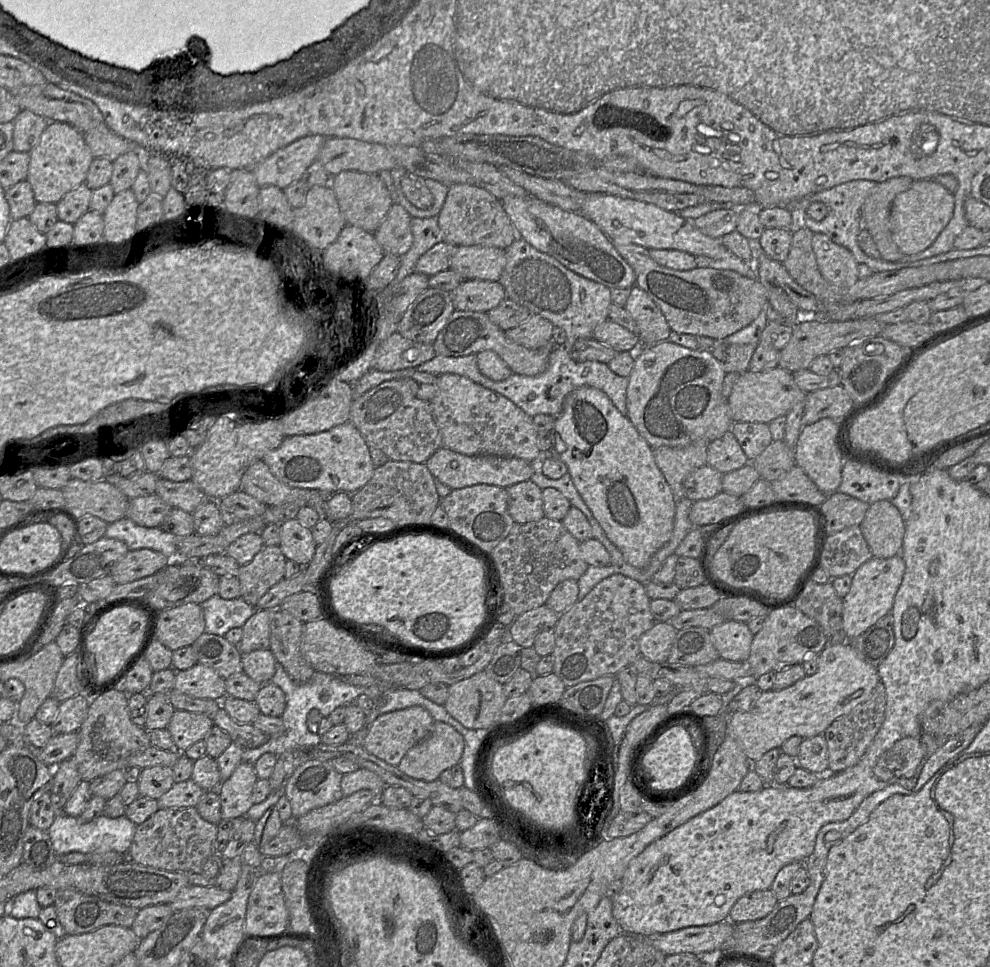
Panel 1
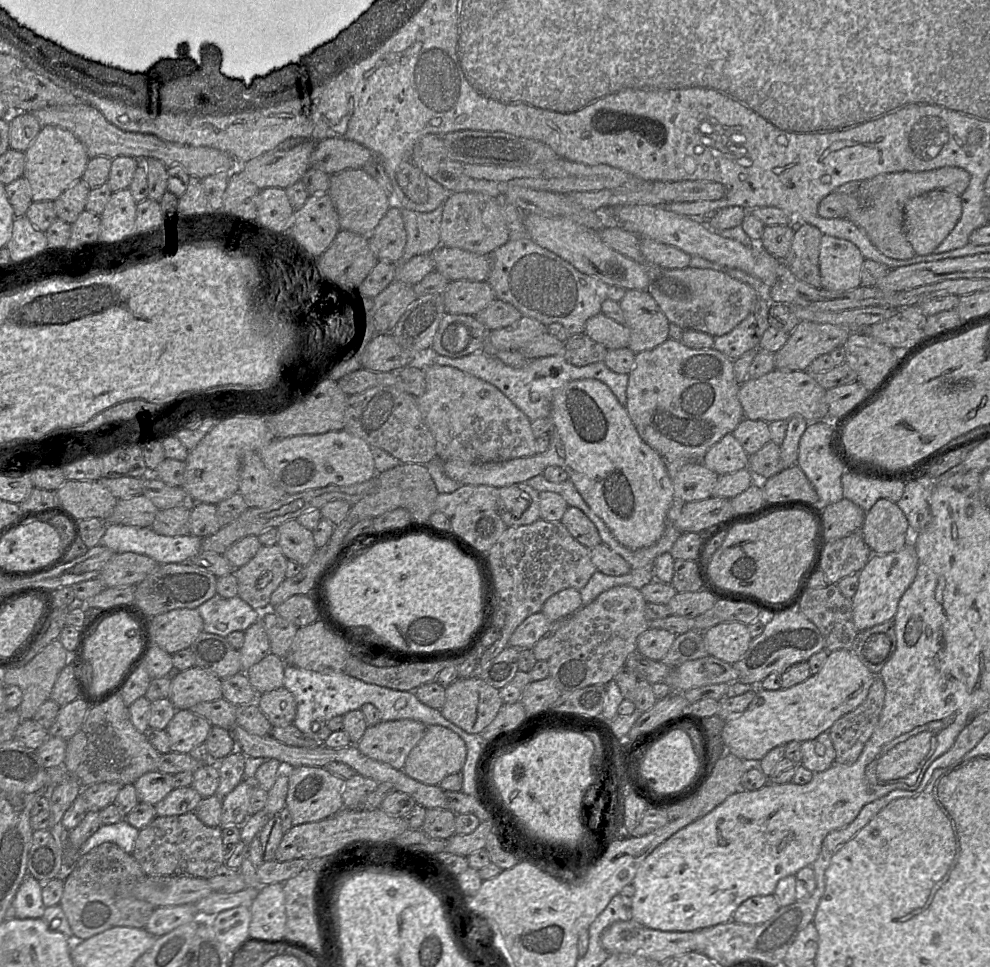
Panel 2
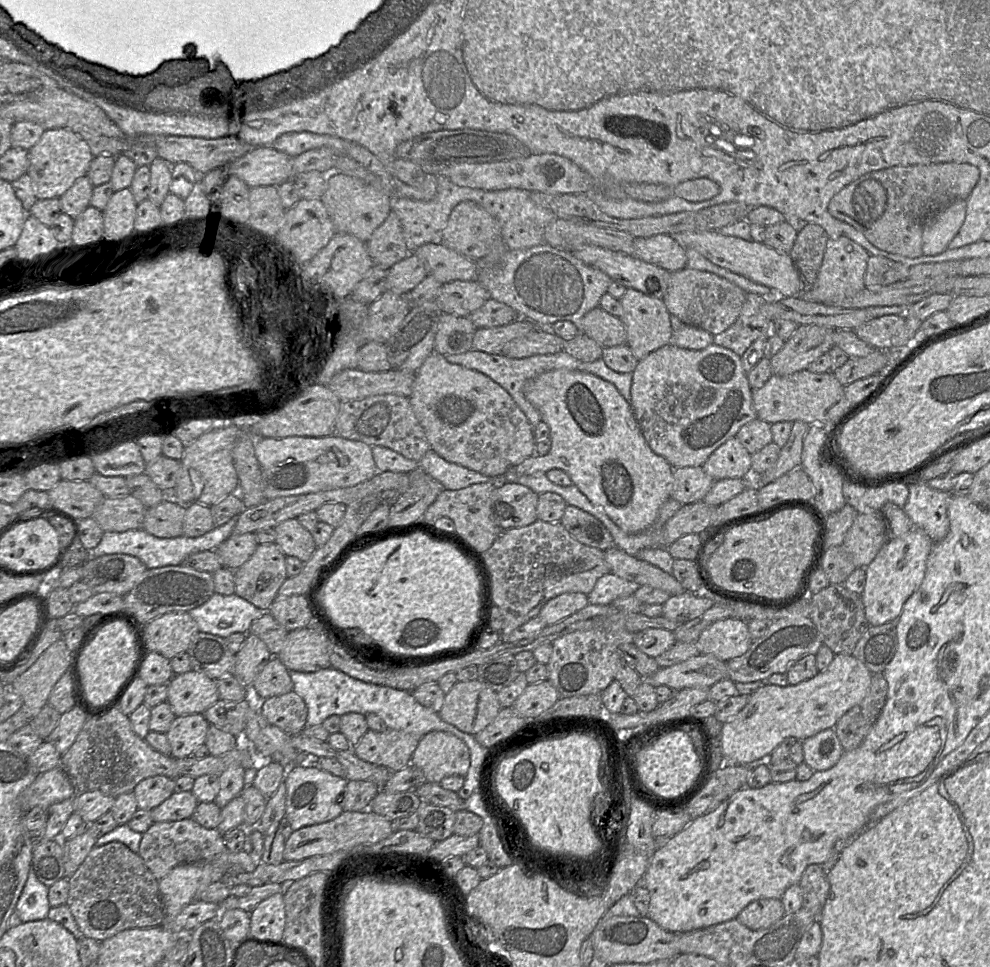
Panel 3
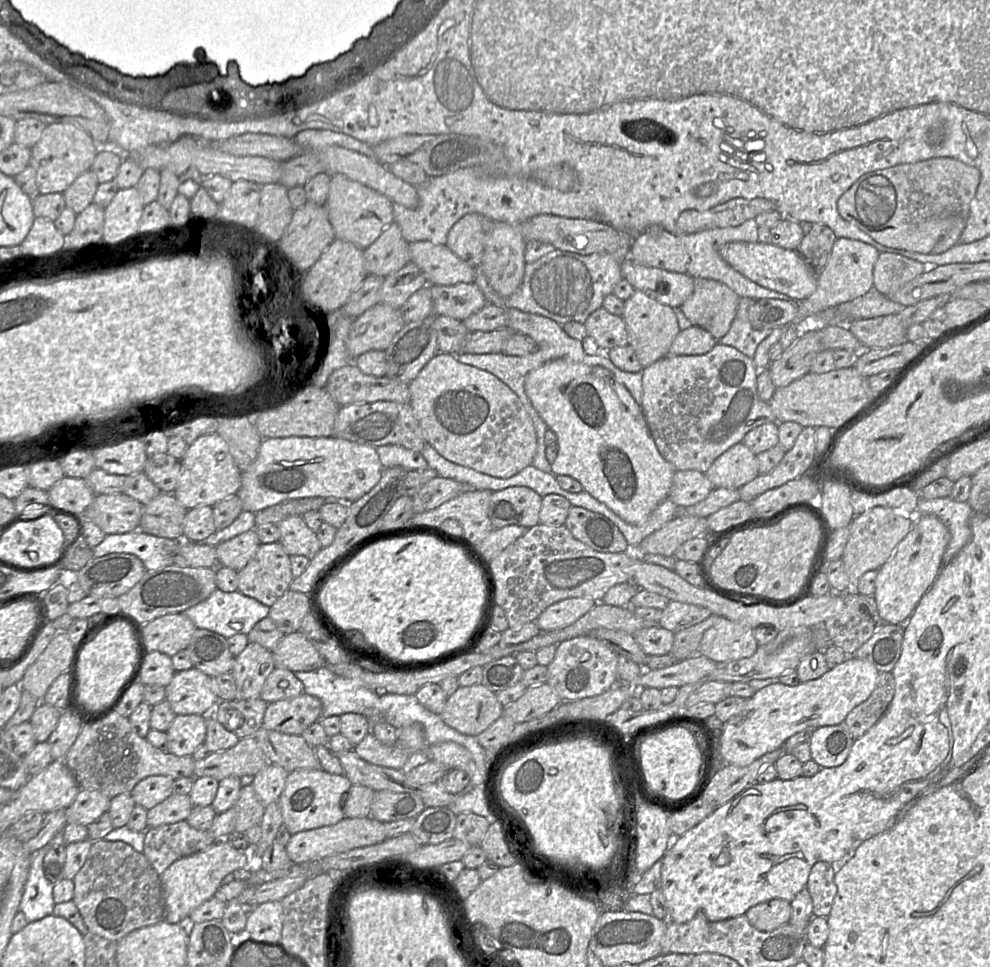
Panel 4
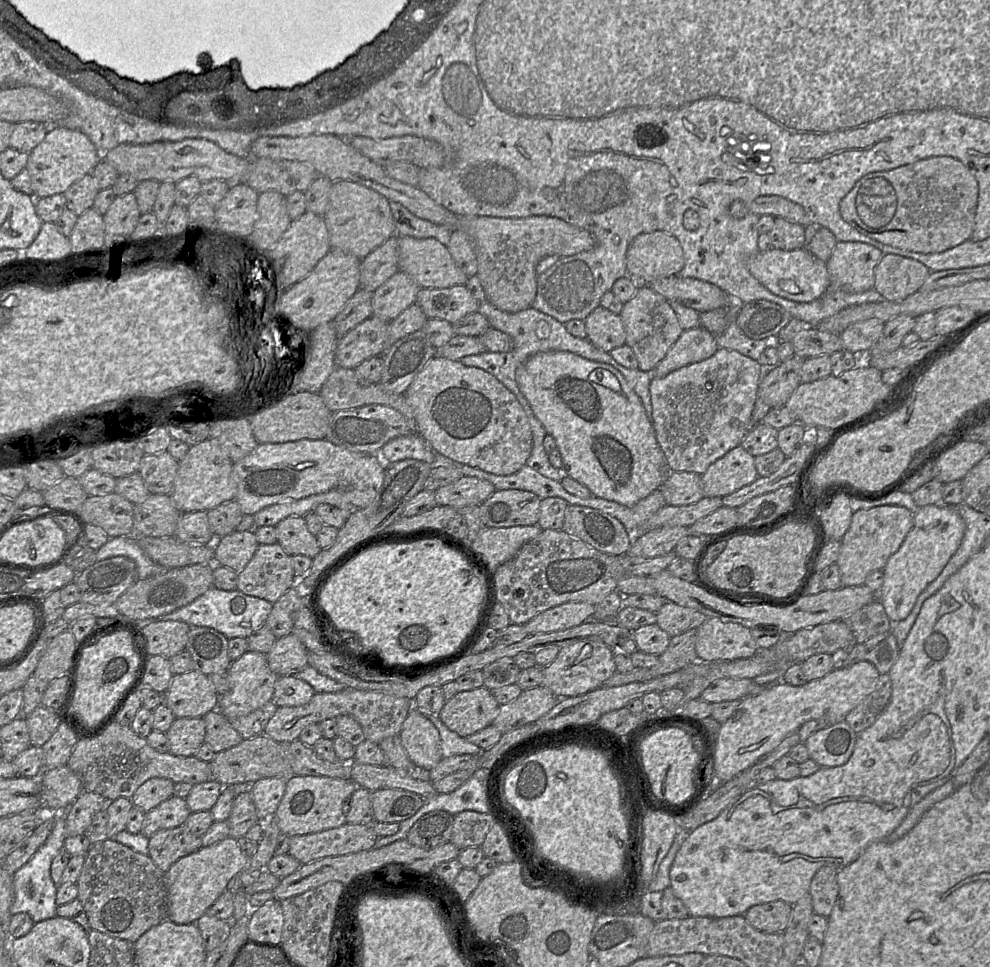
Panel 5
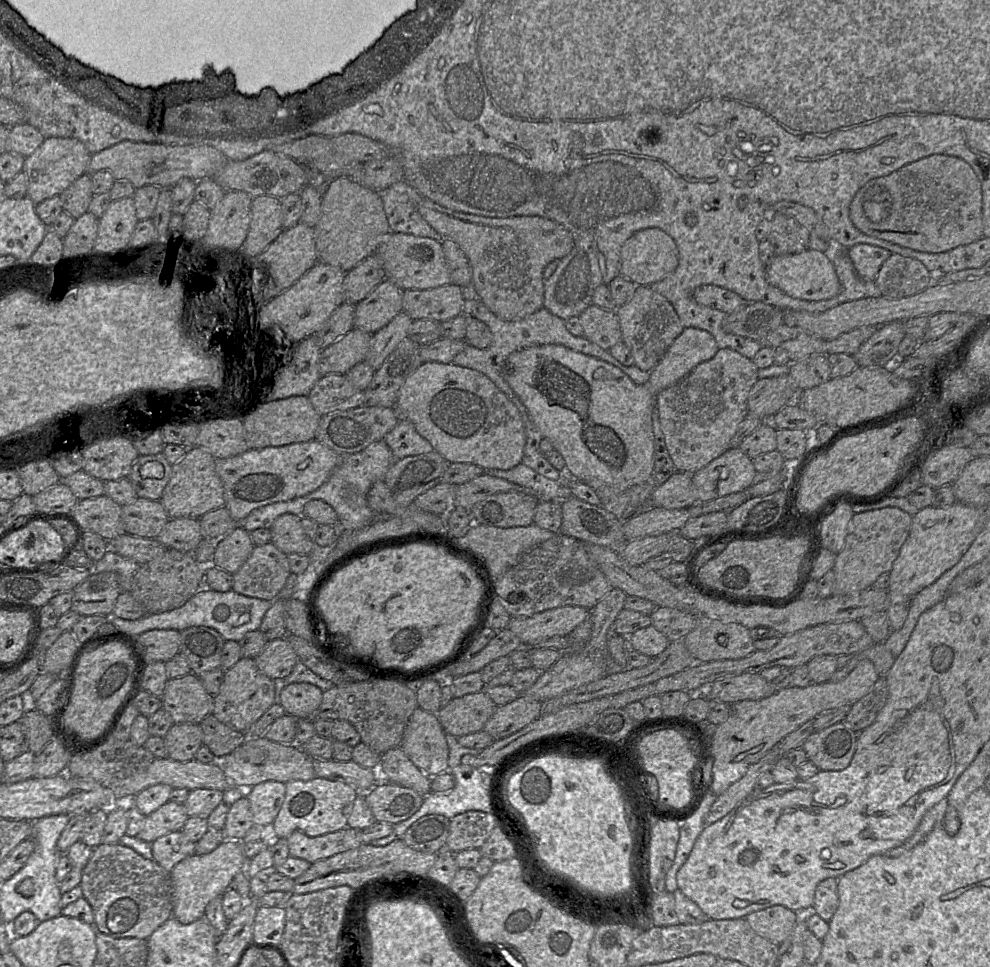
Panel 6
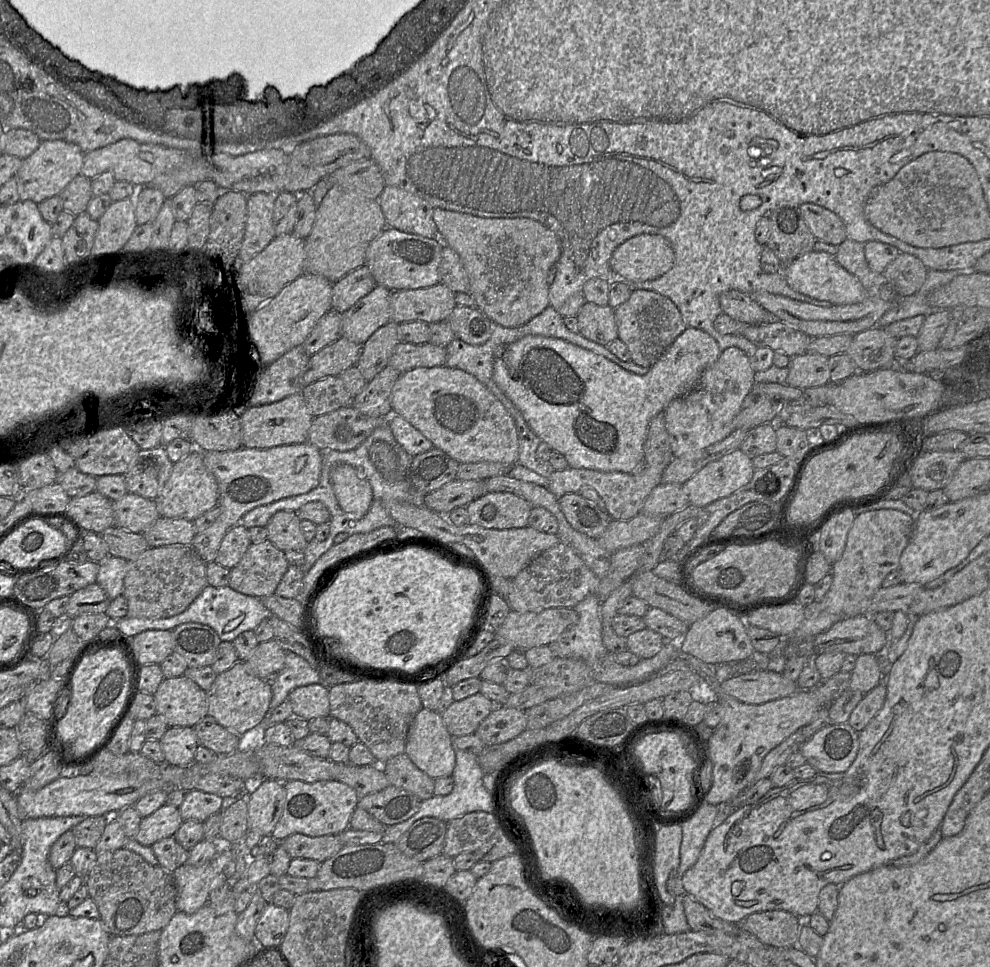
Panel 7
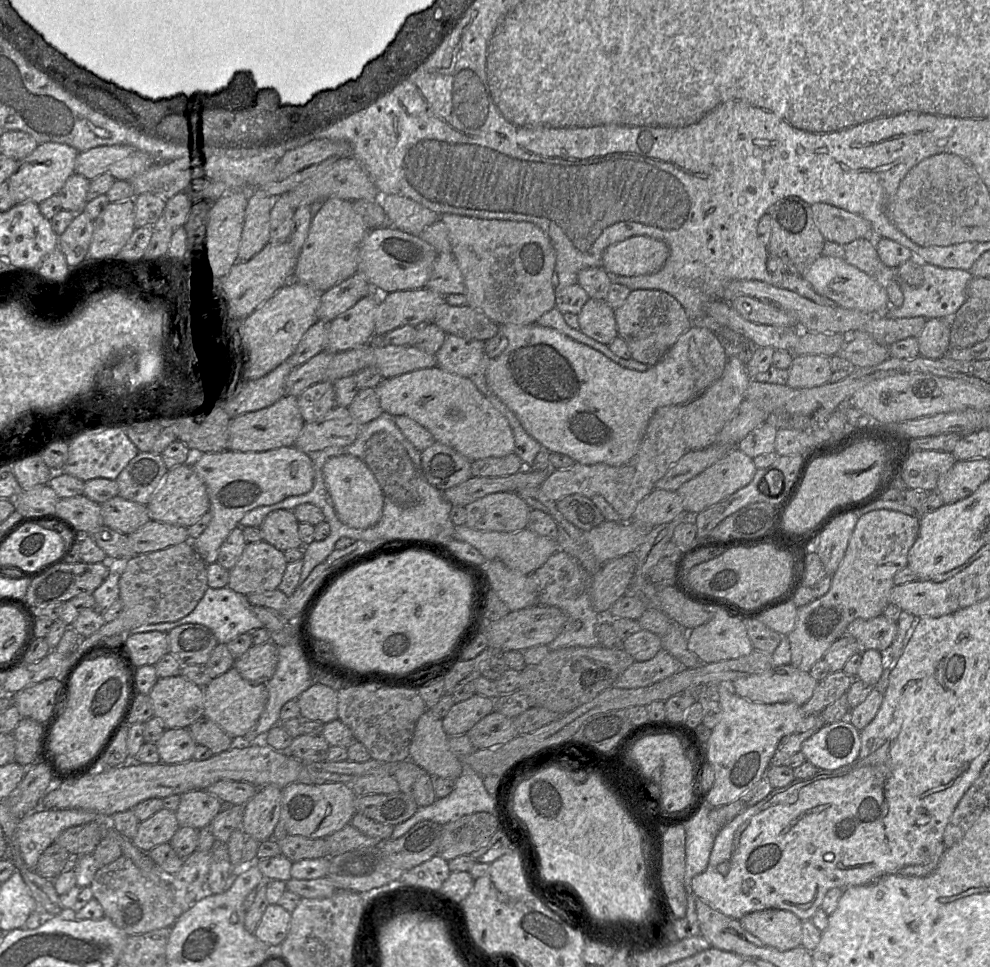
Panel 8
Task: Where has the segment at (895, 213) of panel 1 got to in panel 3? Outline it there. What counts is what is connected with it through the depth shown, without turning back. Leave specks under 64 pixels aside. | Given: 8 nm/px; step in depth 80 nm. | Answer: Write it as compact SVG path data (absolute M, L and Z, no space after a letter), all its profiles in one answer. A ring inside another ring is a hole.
M965 200L954 201L930 215L923 226L923 255L935 256L946 251L962 227L965 216Z

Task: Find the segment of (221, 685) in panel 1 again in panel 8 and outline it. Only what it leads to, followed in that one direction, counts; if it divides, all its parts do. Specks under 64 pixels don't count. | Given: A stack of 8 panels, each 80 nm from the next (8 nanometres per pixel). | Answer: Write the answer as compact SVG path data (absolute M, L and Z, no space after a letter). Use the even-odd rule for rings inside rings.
M182 675L159 678L149 697L152 700L154 716L162 721L166 729L189 728L204 716L204 688Z

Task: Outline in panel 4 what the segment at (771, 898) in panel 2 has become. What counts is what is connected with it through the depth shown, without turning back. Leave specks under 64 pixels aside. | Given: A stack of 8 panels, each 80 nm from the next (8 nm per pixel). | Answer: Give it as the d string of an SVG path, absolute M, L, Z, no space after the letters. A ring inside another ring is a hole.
M771 899L752 906L744 915L757 930L770 932L789 922L792 912L790 902Z

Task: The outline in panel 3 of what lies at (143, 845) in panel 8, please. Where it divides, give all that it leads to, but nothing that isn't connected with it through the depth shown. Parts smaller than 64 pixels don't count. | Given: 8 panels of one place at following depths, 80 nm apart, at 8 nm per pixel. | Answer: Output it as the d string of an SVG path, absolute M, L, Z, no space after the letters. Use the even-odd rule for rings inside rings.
M192 791L174 792L151 810L153 822L179 821L191 818L197 804L198 800Z

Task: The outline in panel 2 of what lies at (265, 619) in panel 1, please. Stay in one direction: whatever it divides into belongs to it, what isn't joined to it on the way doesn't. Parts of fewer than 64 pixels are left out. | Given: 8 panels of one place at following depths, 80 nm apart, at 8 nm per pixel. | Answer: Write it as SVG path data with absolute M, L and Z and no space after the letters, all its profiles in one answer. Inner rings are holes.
M261 619L244 632L244 643L240 648L242 672L246 673L253 665L270 653L270 642Z

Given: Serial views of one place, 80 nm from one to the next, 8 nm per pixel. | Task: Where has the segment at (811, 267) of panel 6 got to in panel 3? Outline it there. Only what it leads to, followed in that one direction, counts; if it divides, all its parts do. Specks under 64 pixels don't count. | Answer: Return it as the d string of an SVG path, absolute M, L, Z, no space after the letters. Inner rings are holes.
M717 230L686 231L673 236L685 248L695 249L714 264L767 286L781 297L801 296L807 289L790 255L779 253L764 243L746 241L734 236L723 236Z

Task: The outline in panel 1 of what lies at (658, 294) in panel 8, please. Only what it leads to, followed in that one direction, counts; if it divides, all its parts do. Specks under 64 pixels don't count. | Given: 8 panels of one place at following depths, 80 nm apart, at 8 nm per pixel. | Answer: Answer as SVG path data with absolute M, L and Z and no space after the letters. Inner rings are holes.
M633 286L624 309L637 324L640 348L669 339L672 330L665 316L644 290Z

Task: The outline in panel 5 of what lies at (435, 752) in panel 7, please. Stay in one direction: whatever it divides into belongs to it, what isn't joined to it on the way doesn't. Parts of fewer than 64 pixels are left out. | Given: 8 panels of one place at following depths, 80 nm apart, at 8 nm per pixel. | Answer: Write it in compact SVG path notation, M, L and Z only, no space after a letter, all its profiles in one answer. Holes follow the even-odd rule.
M416 708L409 712L399 735L403 748L419 772L429 772L443 759L439 731Z

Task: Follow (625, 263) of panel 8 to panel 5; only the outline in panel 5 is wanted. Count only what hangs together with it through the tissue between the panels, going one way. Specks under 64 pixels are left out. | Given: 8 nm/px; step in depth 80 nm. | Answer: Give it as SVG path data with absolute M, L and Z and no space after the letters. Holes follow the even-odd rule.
M660 230L638 235L626 254L627 275L640 285L678 275L684 265L683 249L677 238Z

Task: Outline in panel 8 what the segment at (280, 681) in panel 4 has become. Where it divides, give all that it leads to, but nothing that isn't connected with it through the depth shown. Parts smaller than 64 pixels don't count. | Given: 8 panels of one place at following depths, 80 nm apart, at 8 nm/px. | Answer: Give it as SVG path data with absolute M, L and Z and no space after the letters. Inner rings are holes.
M313 684L297 697L302 720L328 723L338 719L337 691L323 684Z

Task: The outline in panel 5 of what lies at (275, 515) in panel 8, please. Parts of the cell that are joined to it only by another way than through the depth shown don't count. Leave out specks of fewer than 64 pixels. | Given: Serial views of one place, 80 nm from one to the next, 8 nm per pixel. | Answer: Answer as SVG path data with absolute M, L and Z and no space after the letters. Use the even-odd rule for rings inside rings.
M289 516L276 526L277 543L289 556L315 558L322 550L316 535L309 532L304 516Z

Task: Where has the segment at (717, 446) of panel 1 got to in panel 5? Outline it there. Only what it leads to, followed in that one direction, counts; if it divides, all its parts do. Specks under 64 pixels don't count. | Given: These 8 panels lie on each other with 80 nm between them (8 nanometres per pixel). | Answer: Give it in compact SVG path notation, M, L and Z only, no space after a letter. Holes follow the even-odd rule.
M739 445L712 463L701 480L705 497L724 497L758 477L755 457Z

